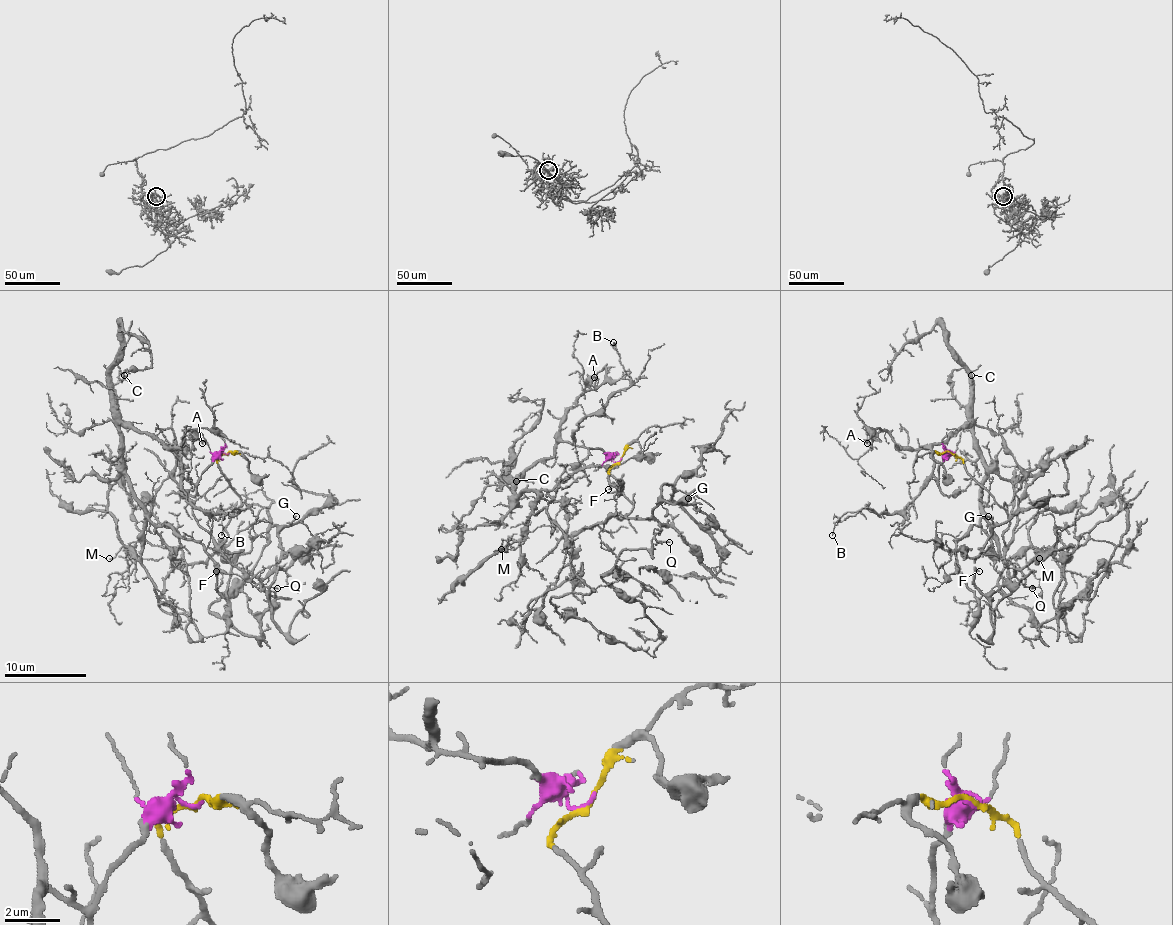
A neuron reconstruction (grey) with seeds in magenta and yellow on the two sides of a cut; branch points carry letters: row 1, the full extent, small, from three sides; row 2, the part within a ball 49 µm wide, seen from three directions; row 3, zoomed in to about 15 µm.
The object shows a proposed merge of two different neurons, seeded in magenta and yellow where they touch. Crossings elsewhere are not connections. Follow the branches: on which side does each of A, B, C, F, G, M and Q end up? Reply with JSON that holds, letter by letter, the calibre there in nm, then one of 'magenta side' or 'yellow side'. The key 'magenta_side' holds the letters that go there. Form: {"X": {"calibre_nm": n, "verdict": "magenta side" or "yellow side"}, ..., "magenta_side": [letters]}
{"A": {"calibre_nm": 110, "verdict": "magenta side"}, "B": {"calibre_nm": 100, "verdict": "magenta side"}, "C": {"calibre_nm": 120, "verdict": "magenta side"}, "F": {"calibre_nm": 110, "verdict": "magenta side"}, "G": {"calibre_nm": 130, "verdict": "yellow side"}, "M": {"calibre_nm": 120, "verdict": "magenta side"}, "Q": {"calibre_nm": 130, "verdict": "yellow side"}, "magenta_side": ["A", "B", "C", "F", "M"]}

